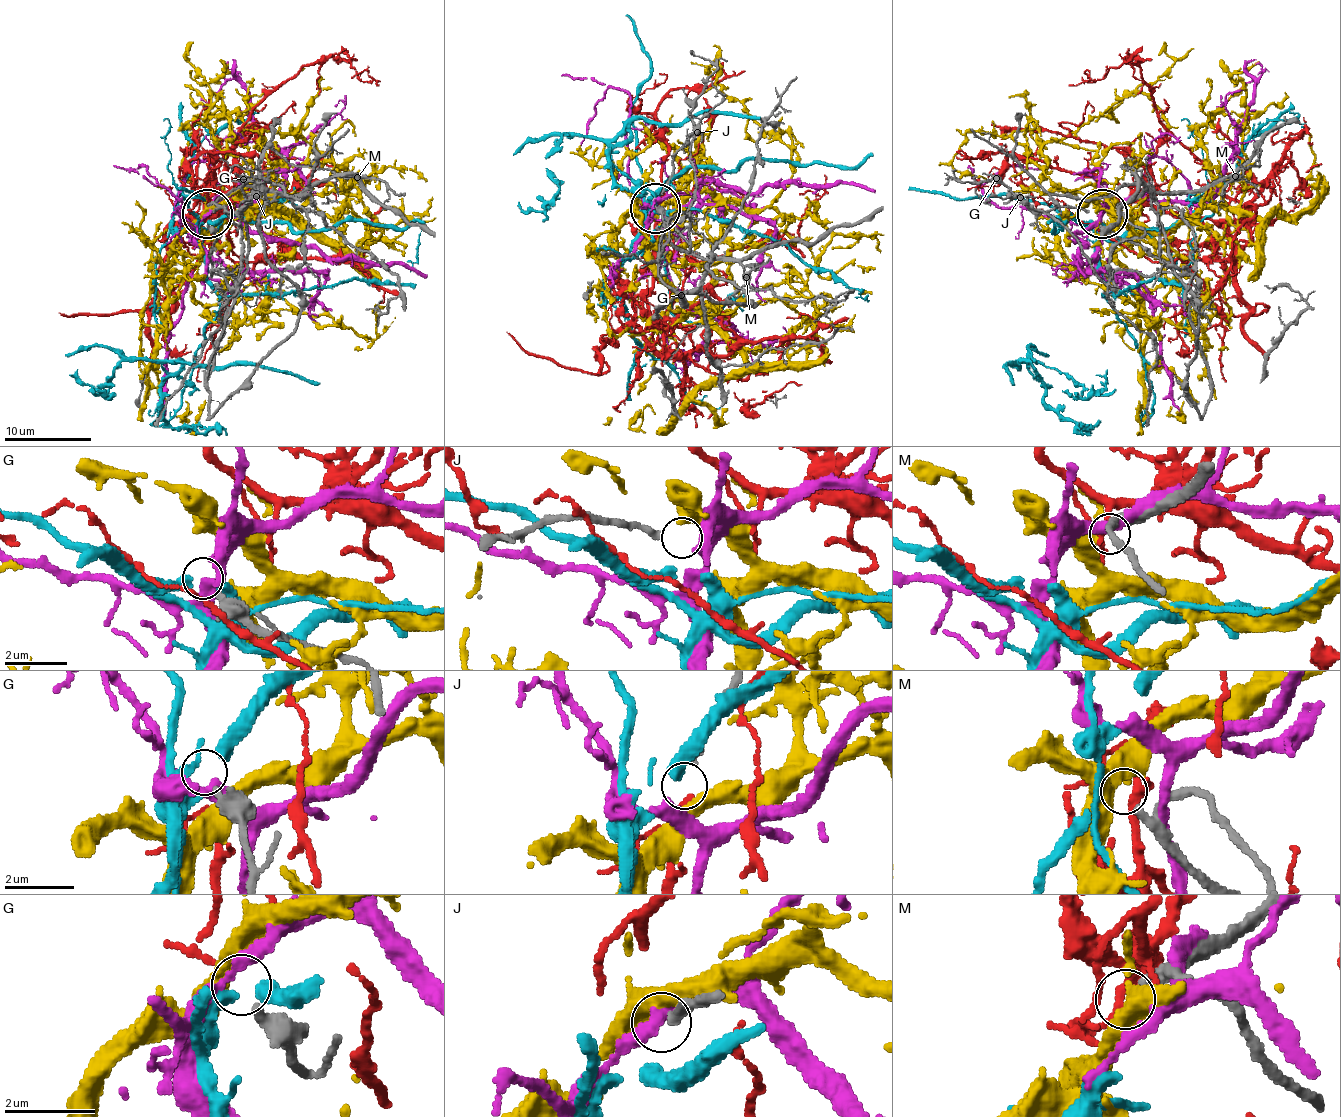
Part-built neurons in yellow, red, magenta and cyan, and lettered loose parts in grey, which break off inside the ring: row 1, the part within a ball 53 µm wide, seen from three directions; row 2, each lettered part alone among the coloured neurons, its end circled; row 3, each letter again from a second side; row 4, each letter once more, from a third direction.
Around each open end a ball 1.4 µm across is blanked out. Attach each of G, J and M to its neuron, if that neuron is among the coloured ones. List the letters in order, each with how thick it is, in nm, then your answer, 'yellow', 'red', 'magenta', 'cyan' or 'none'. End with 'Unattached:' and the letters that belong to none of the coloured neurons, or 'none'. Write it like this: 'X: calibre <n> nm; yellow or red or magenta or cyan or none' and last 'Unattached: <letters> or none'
G: calibre 400 nm; none
J: calibre 200 nm; magenta
M: calibre 220 nm; none
Unattached: G, M

